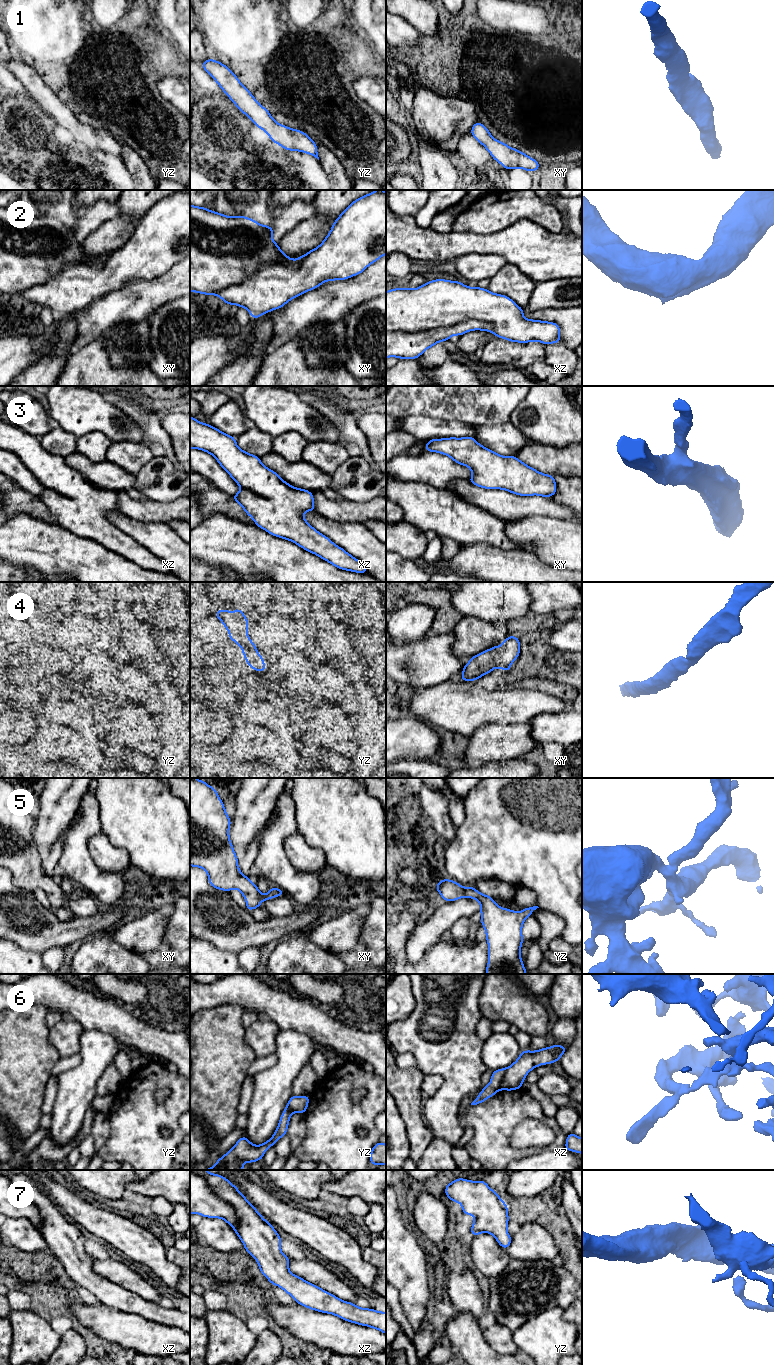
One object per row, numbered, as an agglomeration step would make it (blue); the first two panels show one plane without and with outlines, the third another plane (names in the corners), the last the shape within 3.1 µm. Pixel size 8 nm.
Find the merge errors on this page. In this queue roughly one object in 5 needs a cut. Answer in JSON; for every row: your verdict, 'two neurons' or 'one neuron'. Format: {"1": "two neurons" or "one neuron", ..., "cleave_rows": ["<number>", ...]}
{"1": "one neuron", "2": "one neuron", "3": "one neuron", "4": "one neuron", "5": "one neuron", "6": "one neuron", "7": "one neuron", "cleave_rows": []}

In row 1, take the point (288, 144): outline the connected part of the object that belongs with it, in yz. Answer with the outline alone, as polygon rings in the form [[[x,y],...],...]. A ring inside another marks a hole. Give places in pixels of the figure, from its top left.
[[[207,59],[200,65],[217,82],[239,111],[265,131],[273,143],[279,144],[285,150],[305,152],[319,160],[315,142],[301,130],[277,123],[229,67],[213,59]]]

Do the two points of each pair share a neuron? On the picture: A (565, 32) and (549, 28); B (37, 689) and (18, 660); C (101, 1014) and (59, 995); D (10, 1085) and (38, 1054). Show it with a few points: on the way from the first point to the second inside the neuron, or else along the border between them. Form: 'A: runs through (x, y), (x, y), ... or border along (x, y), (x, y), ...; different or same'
A: border along (554, 17), (559, 26), (556, 36), (552, 40); different
B: runs through (30, 682), (19, 667); same
C: runs through (91, 1011), (77, 1002), (69, 1000); same
D: runs through (15, 1077), (30, 1062); same

